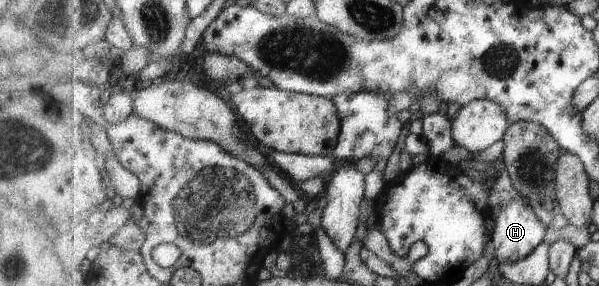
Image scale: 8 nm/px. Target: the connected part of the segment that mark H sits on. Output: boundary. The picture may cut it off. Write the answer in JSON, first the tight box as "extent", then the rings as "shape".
{"extent":[491,196,548,264],"shape":[[[517,196],[502,205],[501,214],[494,219],[491,243],[493,244],[494,256],[500,264],[522,260],[544,243],[548,225],[542,224],[538,220],[538,216],[534,214],[534,210],[531,210],[525,203],[527,203],[526,199]]]}

